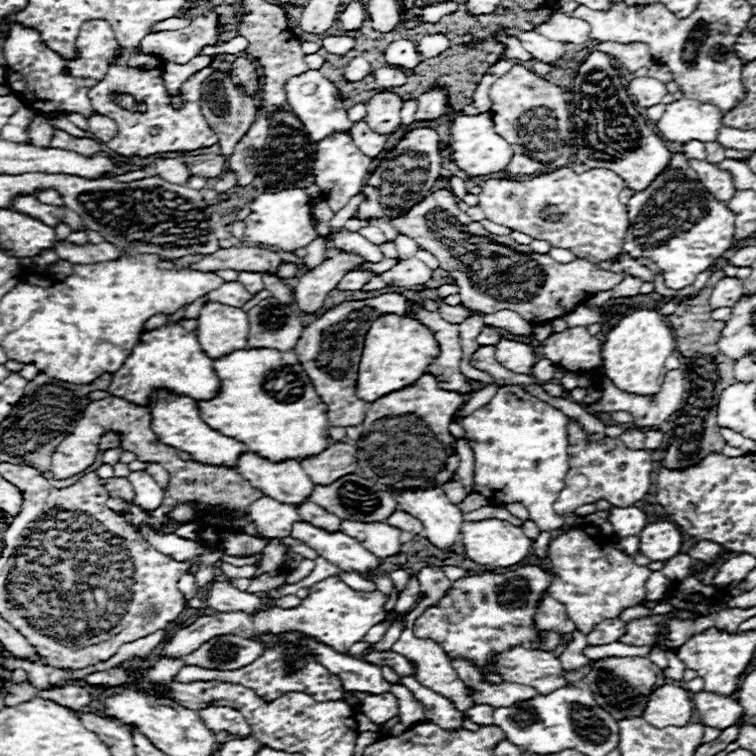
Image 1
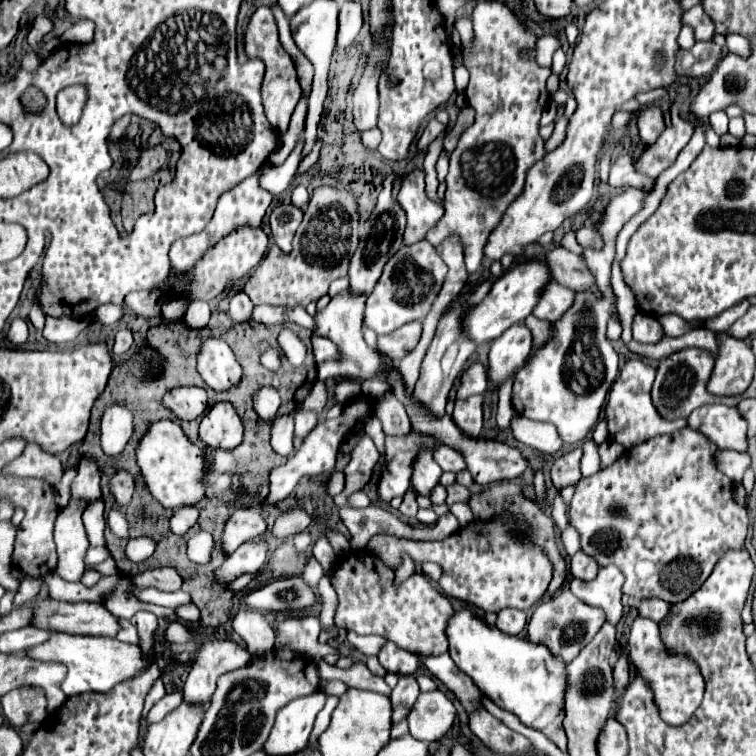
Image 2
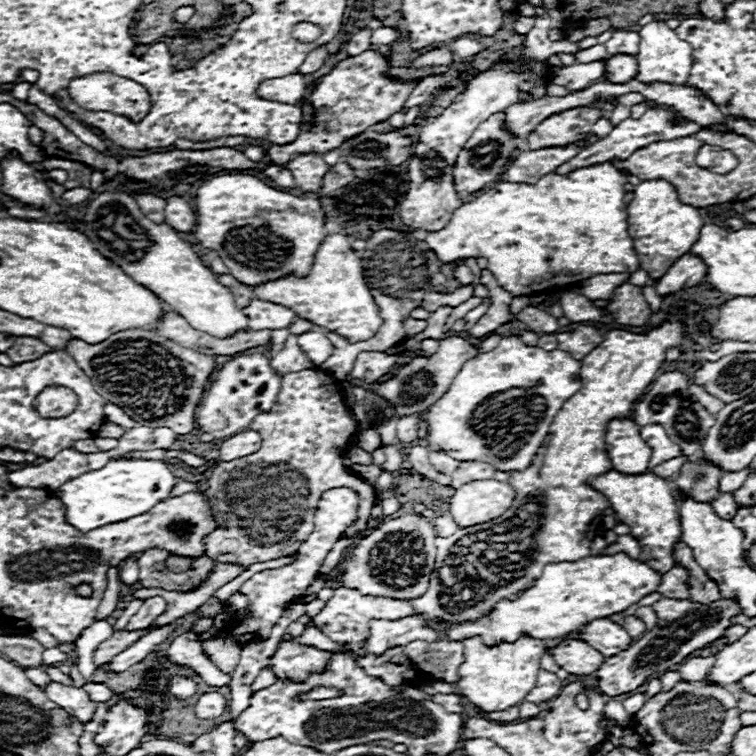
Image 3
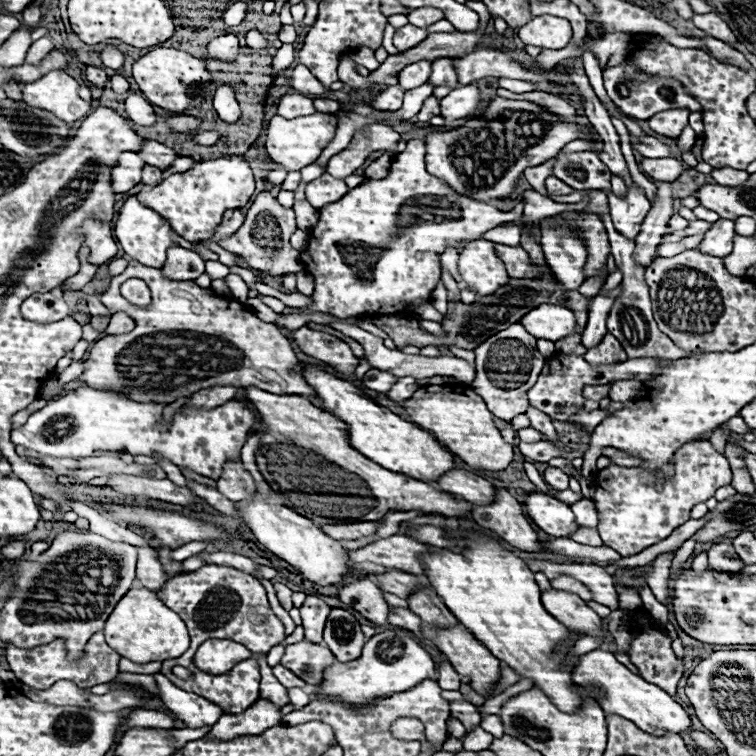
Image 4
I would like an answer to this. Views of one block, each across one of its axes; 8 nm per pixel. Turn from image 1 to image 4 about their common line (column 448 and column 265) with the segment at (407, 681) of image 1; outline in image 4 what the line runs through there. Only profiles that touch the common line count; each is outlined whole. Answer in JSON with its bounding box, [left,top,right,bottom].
[204,700,282,742]

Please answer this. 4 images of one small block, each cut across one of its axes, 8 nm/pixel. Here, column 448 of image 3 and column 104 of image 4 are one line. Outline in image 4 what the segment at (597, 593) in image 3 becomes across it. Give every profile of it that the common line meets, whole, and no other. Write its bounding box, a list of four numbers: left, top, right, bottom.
[104,588,190,664]

